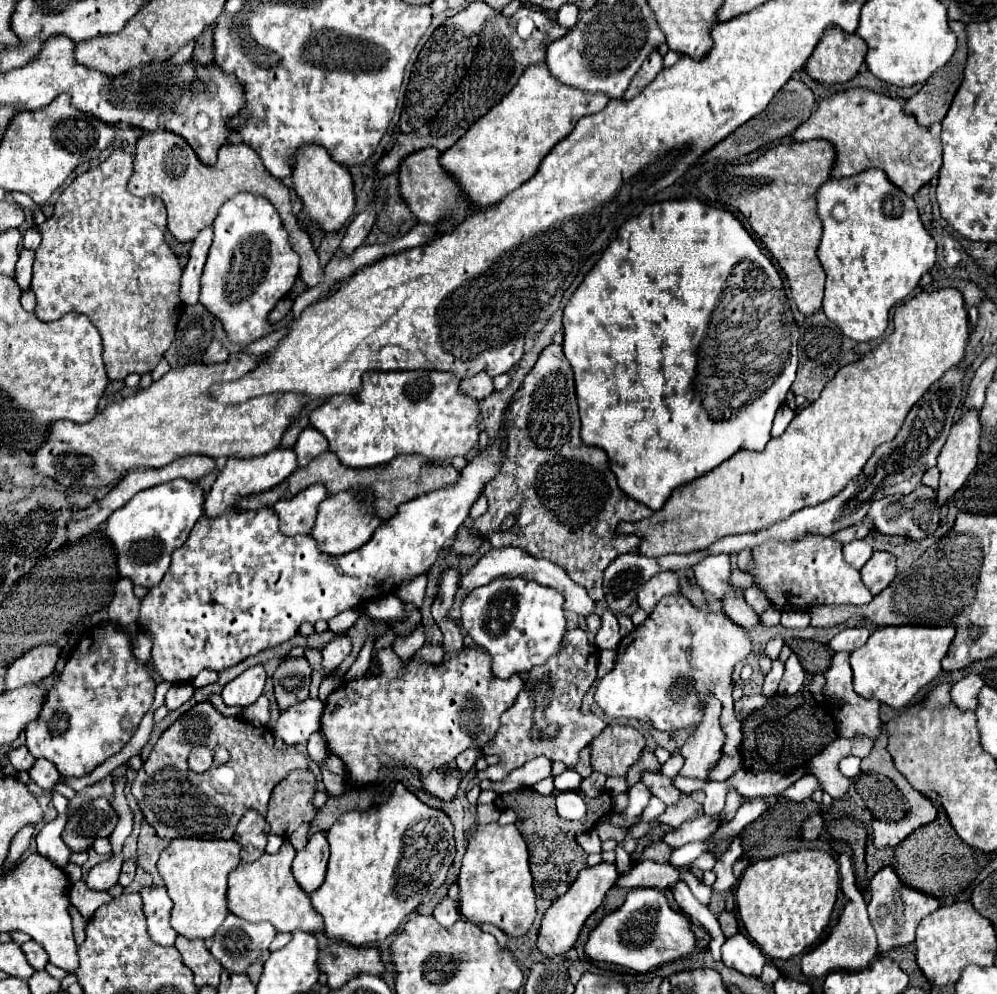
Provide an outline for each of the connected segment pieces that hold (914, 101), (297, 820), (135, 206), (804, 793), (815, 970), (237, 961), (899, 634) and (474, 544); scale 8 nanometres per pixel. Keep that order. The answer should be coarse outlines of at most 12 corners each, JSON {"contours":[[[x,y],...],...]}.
{"contours":[[[965,25],[957,35],[953,59],[905,105],[925,129],[943,119],[963,79]],[[293,771],[277,783],[267,813],[283,841],[319,811],[315,775]],[[115,149],[39,225],[35,315],[87,315],[109,379],[175,337],[167,211]],[[806,774],[779,795],[799,803],[823,790],[816,777]],[[839,855],[849,903],[827,939],[801,957],[807,978],[859,971],[877,955],[877,935],[849,855]],[[229,913],[211,955],[231,973],[269,947],[271,923],[247,923]],[[889,625],[851,653],[857,695],[905,707],[955,627]],[[465,527],[457,531],[451,549],[467,555],[479,547]]]}

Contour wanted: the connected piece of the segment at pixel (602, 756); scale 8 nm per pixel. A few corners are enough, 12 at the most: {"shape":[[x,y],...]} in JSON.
{"shape":[[607,725],[591,743],[591,765],[621,777],[639,759],[645,737]]}

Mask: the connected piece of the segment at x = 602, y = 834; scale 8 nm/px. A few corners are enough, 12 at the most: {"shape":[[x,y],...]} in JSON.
{"shape":[[611,821],[597,825],[599,839],[621,843],[631,827],[617,827]]}

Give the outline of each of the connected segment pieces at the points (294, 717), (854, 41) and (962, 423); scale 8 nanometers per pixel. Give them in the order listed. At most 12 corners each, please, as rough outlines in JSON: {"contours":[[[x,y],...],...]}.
{"contours":[[[307,699],[281,711],[275,735],[305,743],[319,729],[323,703]],[[831,25],[805,63],[815,81],[857,75],[867,45]],[[967,409],[953,425],[937,467],[943,505],[973,473],[981,419]]]}

